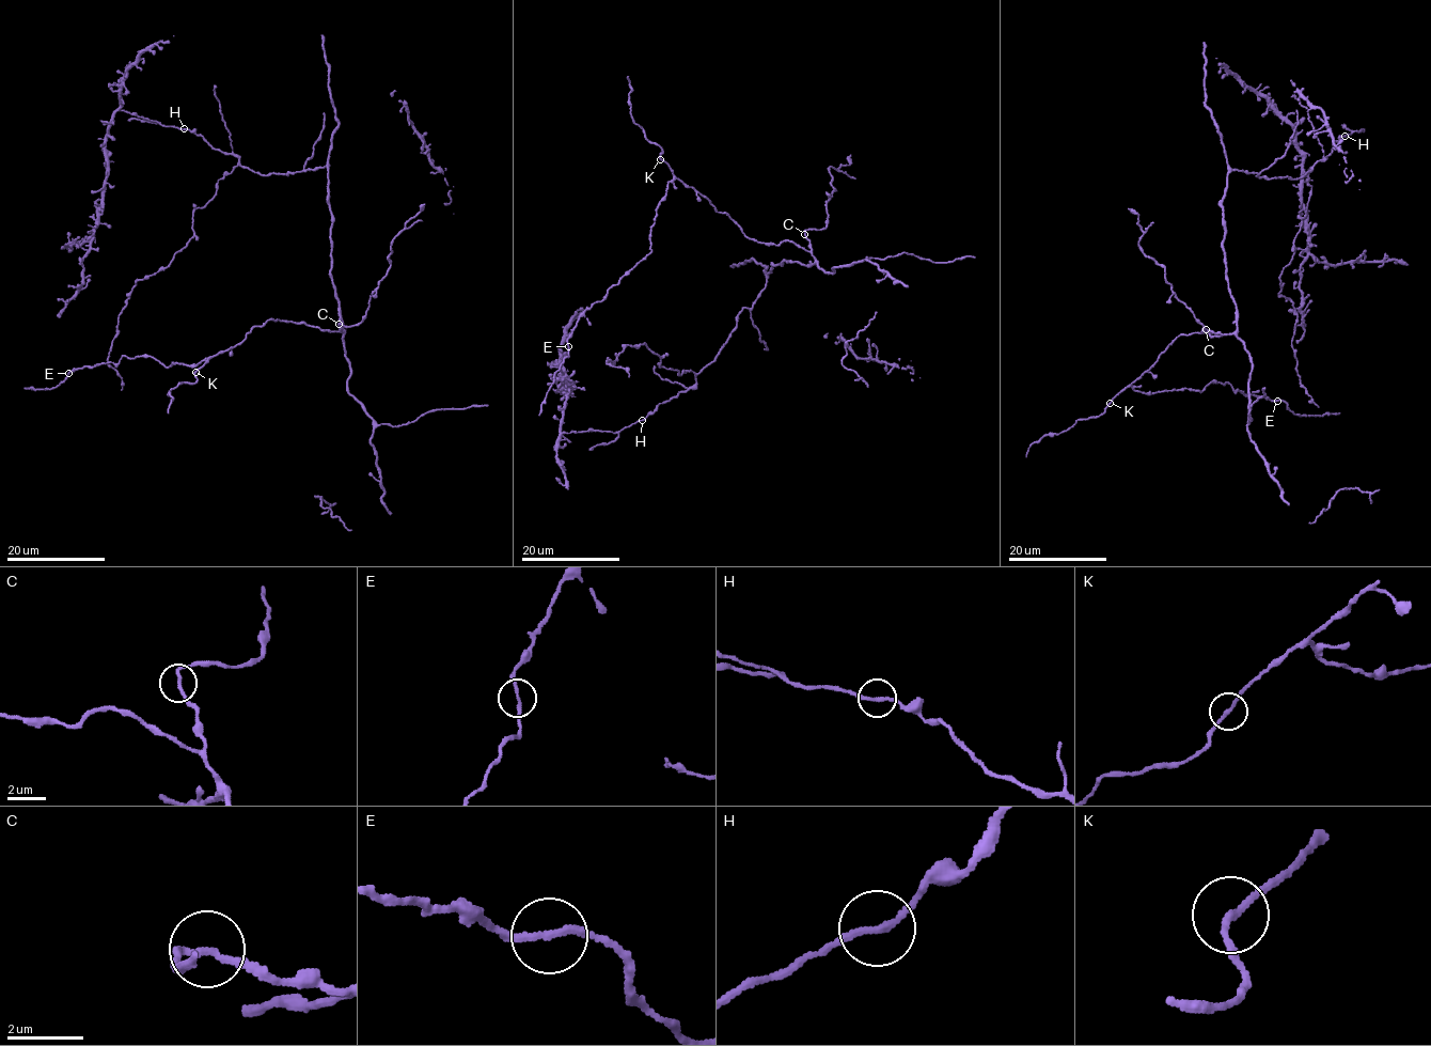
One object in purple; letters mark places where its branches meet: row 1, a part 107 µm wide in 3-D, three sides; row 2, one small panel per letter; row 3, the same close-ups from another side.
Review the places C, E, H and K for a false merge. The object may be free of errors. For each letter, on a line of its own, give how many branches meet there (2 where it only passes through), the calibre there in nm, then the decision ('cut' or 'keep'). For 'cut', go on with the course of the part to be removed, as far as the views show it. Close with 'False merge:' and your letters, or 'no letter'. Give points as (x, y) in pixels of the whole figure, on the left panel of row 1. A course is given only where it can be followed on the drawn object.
C: 2 | 170 nm | keep
E: 2 | 180 nm | keep
H: 2 | 170 nm | keep
K: 2 | 170 nm | keep
False merge: no letter

